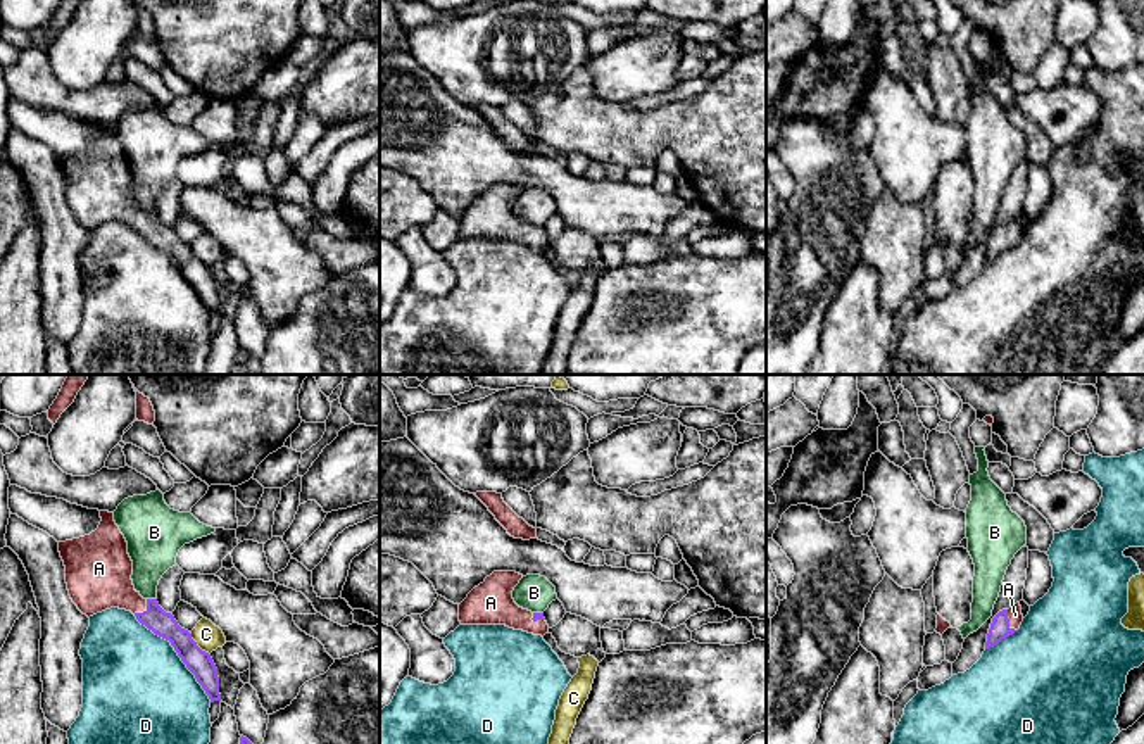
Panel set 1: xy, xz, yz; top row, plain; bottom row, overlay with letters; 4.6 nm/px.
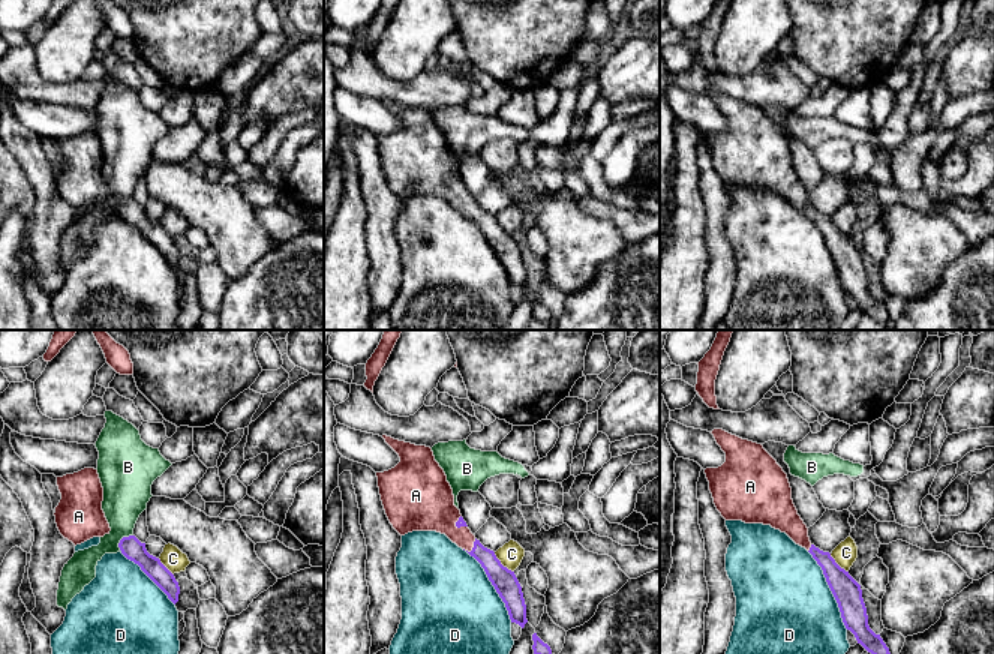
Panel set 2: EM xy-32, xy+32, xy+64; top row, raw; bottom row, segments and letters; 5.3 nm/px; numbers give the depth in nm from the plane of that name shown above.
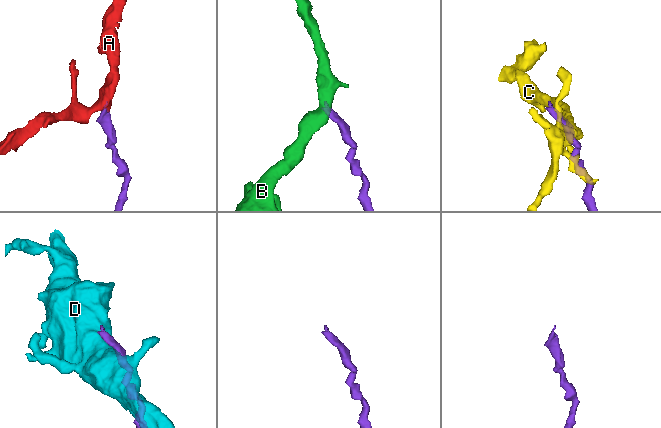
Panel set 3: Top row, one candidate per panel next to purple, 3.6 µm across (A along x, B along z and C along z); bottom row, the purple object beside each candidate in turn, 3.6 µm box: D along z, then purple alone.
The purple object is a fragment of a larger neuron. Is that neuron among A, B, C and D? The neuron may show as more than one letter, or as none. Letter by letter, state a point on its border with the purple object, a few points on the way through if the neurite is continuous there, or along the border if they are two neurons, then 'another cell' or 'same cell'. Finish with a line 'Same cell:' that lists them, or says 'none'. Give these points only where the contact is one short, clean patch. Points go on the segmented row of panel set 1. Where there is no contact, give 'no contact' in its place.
A: yz (1008, 620) | across yz (999, 629), (1008, 620), (1015, 615) | same cell
B: xy (152, 599) | along xy (147, 598), (156, 599) | another cell
C: xy (195, 644) | along xy (188, 632), (209, 655) | another cell
D: xy (178, 655) | another cell
Same cell: A

